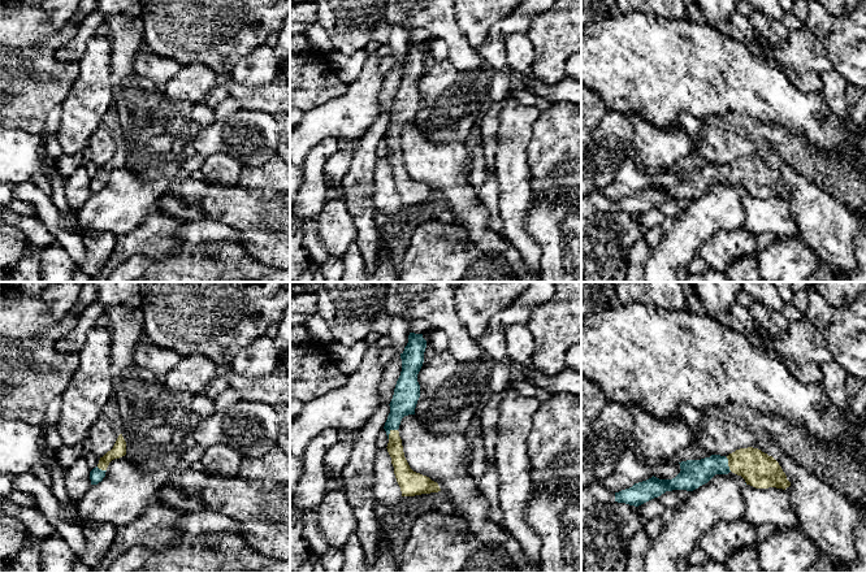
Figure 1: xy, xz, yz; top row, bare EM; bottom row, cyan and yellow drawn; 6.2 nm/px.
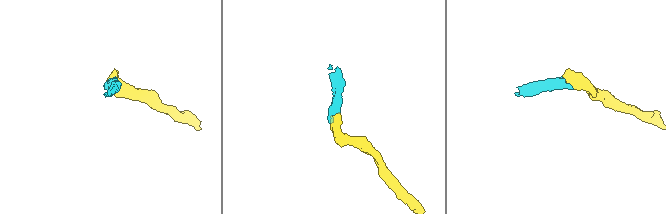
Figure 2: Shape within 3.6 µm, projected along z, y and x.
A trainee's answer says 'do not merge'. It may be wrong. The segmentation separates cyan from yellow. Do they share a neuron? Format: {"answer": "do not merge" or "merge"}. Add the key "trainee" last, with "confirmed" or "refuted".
{"answer": "merge", "trainee": "refuted"}

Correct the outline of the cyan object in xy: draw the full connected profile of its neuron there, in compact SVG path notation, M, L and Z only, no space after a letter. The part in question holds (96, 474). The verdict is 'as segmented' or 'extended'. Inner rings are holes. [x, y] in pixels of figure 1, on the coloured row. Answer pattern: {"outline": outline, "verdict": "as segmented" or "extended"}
{"outline": "M122 434L118 435L113 448L100 457L99 464L90 472L91 485L98 485L105 477L109 463L126 455L126 442Z", "verdict": "extended"}

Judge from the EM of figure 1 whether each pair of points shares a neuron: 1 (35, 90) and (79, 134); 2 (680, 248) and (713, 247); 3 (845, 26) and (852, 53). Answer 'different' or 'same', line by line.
1: different
2: different
3: same

